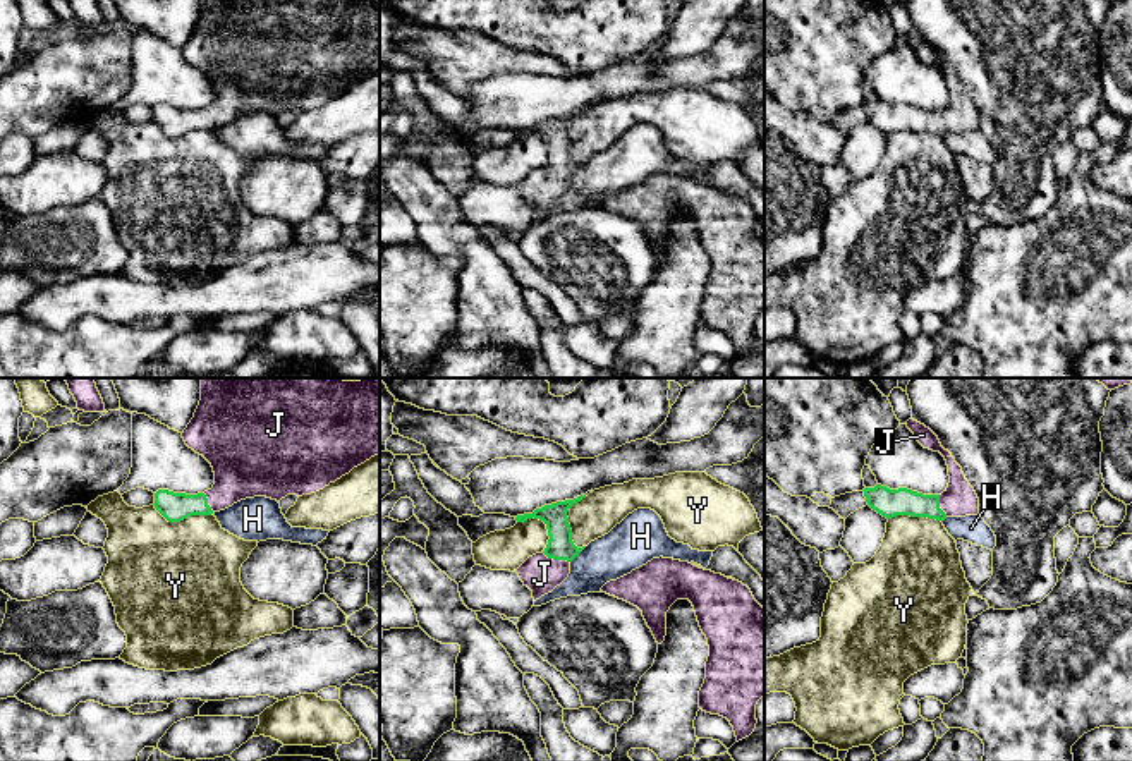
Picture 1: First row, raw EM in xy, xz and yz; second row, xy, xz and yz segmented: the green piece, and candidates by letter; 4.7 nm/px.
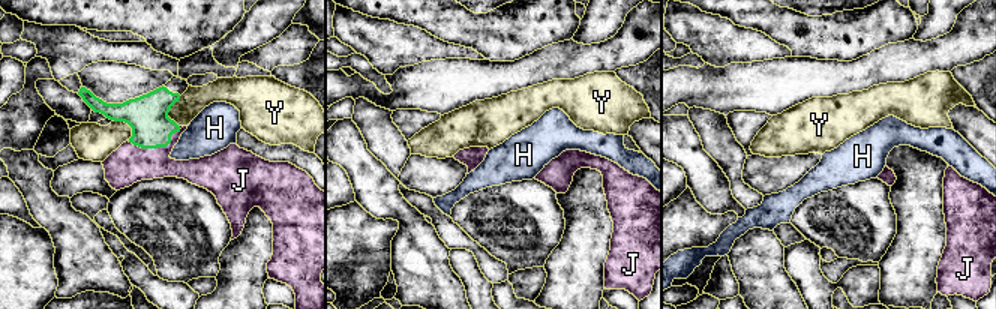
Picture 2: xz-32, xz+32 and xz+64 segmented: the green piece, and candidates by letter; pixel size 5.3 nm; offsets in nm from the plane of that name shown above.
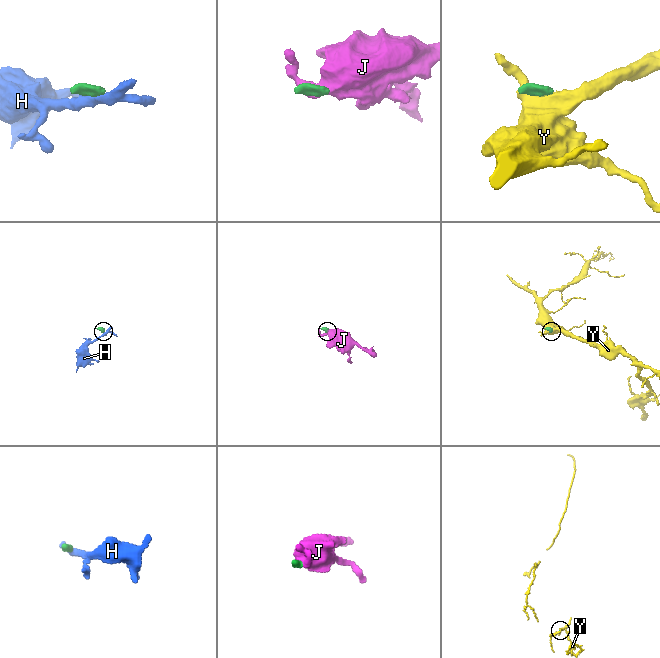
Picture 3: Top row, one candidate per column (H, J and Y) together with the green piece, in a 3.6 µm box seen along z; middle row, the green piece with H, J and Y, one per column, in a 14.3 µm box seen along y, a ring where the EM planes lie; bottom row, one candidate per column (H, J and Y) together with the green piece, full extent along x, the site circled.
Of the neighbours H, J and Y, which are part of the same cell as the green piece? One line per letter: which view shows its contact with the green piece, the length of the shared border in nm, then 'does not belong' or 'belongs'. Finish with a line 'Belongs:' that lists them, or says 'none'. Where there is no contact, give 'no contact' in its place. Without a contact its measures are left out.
H: meets green in xz; contact 110 nm long; does not belong
J: meets green in xz; contact 140 nm long; belongs
Y: meets green in xz; contact 260 nm long; does not belong
Belongs: J

